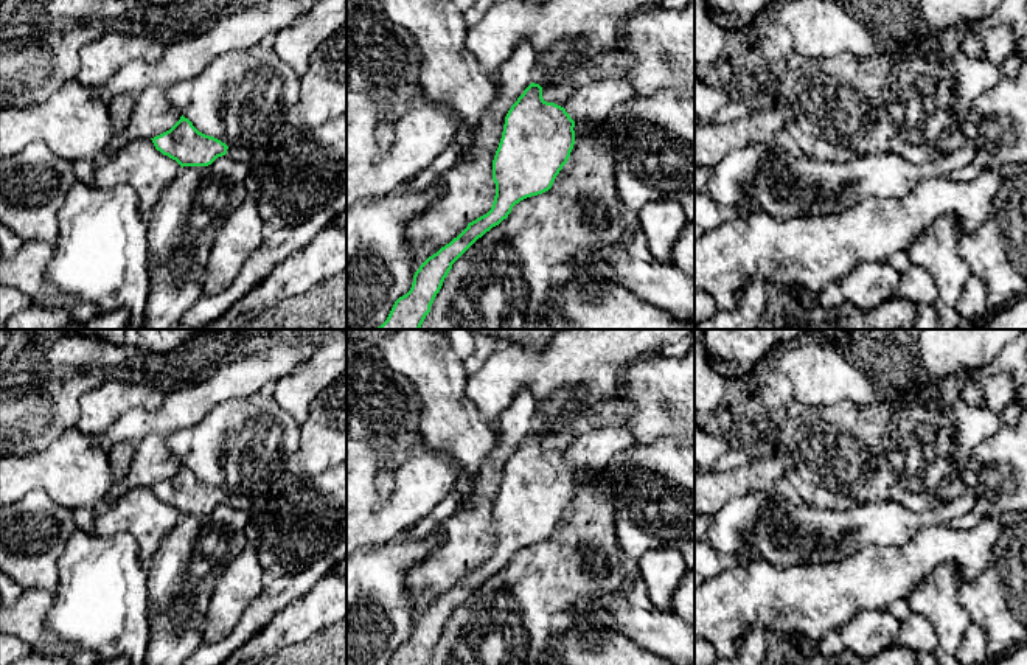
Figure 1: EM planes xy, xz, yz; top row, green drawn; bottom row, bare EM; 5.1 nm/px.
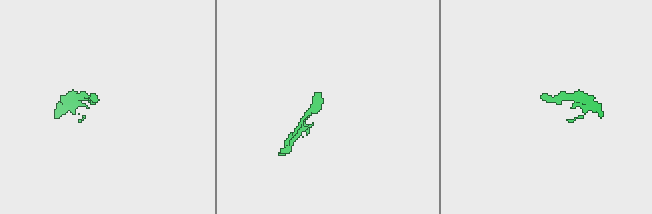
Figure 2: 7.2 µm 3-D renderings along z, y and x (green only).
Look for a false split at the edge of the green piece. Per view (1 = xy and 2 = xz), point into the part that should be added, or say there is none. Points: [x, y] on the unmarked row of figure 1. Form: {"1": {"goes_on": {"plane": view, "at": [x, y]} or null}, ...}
{"1": {"goes_on": {"plane": "xy", "at": [240, 502]}}, "2": {"goes_on": {"plane": "xz", "at": [592, 449]}}}

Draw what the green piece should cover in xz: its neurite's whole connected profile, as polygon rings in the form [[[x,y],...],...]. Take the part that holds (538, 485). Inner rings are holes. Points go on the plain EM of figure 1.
[[[626,423],[620,426],[592,427],[589,432],[578,433],[561,455],[555,451],[547,451],[542,446],[542,435],[531,430],[505,465],[502,486],[493,508],[496,544],[491,558],[469,570],[457,586],[420,614],[413,623],[410,639],[395,649],[388,665],[426,665],[452,612],[479,586],[507,567],[516,552],[552,536],[573,497],[575,471],[587,469],[589,475],[594,477],[614,455],[632,449],[635,443],[637,440]]]

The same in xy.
[[[183,463],[166,480],[151,486],[155,497],[183,514],[208,514],[218,505],[227,503],[241,511],[250,503],[244,496],[228,496],[221,488],[199,480]]]

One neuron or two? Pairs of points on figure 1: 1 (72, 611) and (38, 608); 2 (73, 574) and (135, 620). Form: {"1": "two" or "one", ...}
{"1": "two", "2": "one"}

